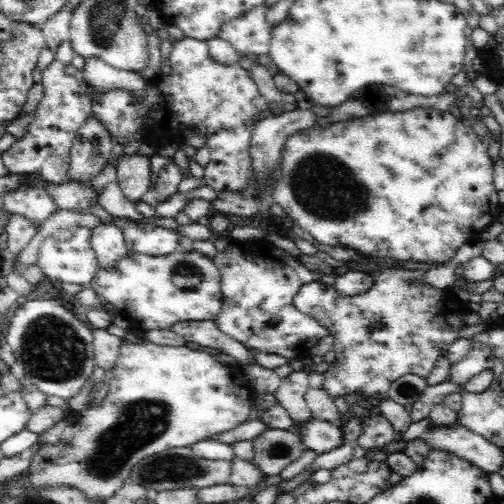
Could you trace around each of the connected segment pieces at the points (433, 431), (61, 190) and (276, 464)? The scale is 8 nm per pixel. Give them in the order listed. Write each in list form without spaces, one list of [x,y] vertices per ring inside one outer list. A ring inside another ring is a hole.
[[[458,419],[446,426],[431,424],[417,440],[421,440],[429,452],[445,452],[486,473],[498,472],[502,468],[503,453],[500,447],[468,430]]]
[[[68,182],[68,184],[48,184],[48,189],[52,193],[52,199],[56,203],[58,209],[68,209],[77,211],[84,209],[88,212],[88,201],[93,198],[97,201],[95,192],[87,183],[80,184],[79,182]]]
[[[266,429],[251,441],[254,459],[268,477],[279,475],[305,449],[298,435],[290,430]]]

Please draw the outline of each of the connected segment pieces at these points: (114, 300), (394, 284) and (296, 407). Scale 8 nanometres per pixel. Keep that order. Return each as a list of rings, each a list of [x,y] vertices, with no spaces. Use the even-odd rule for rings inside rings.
[[[176,250],[168,256],[146,256],[128,252],[116,269],[98,271],[90,287],[106,302],[113,304],[117,314],[140,322],[140,330],[172,330],[182,322],[214,321],[222,306],[221,275],[212,258],[197,251]]]
[[[382,267],[378,270],[366,270],[372,279],[372,286],[363,294],[356,296],[338,296],[331,285],[322,282],[308,282],[294,296],[294,307],[302,314],[314,318],[332,337],[332,352],[336,355],[333,362],[323,365],[322,384],[319,386],[332,400],[340,396],[354,396],[354,399],[387,398],[389,384],[405,374],[416,374],[422,380],[430,376],[440,358],[446,357],[450,344],[462,337],[462,331],[469,326],[464,317],[471,310],[453,295],[453,290],[438,289],[428,283],[416,285],[408,280],[423,279],[426,270],[404,267]]]
[[[289,368],[282,372],[280,388],[278,388],[275,398],[277,403],[288,411],[294,424],[302,424],[312,418],[304,400],[304,393],[309,386],[309,374]]]

